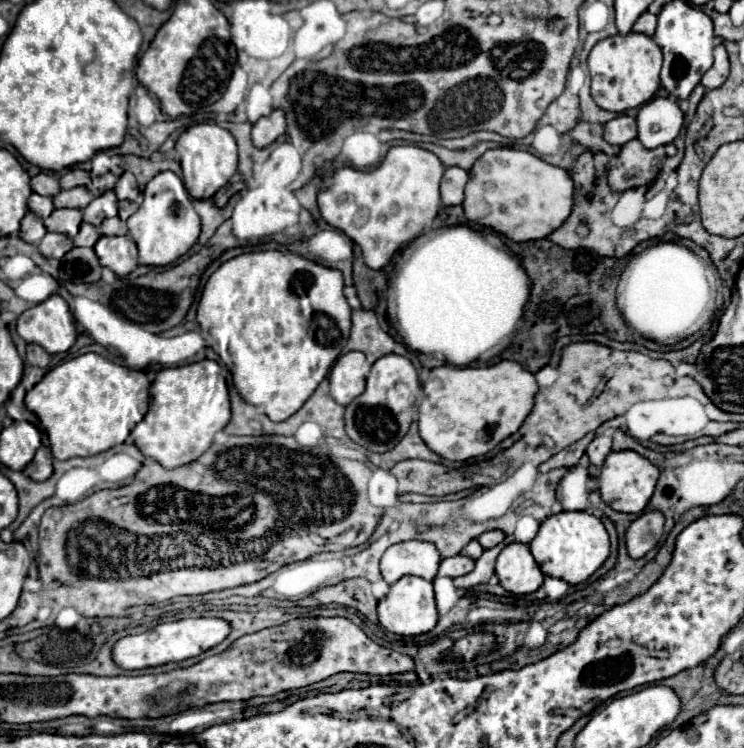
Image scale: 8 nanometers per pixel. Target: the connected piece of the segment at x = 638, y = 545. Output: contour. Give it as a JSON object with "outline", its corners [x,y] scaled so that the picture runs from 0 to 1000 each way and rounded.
{"outline":[[[871,682],[855,693],[841,711],[841,730],[849,746],[863,746],[871,741],[887,722],[892,711],[892,687],[887,682]]]}

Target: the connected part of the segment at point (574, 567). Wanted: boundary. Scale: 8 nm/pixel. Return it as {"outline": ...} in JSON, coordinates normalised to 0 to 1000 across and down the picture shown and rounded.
{"outline":[[[753,684],[737,690],[720,719],[712,725],[712,738],[734,770],[761,775],[763,781],[785,781],[820,743],[820,719],[812,701],[790,684]]]}

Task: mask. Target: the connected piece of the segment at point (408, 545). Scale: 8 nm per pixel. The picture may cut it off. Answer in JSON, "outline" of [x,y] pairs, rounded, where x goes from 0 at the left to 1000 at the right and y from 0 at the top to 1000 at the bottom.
{"outline":[[[551,722],[530,727],[516,738],[511,749],[511,765],[522,781],[530,781],[546,767],[583,775],[591,749],[591,738],[586,730],[581,730],[581,725]]]}

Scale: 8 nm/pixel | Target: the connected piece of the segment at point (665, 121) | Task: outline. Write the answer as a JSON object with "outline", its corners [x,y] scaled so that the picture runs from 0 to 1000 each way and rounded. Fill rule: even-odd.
{"outline":[[[879,131],[858,150],[858,187],[866,198],[884,198],[901,193],[917,171],[919,152],[901,131]]]}

